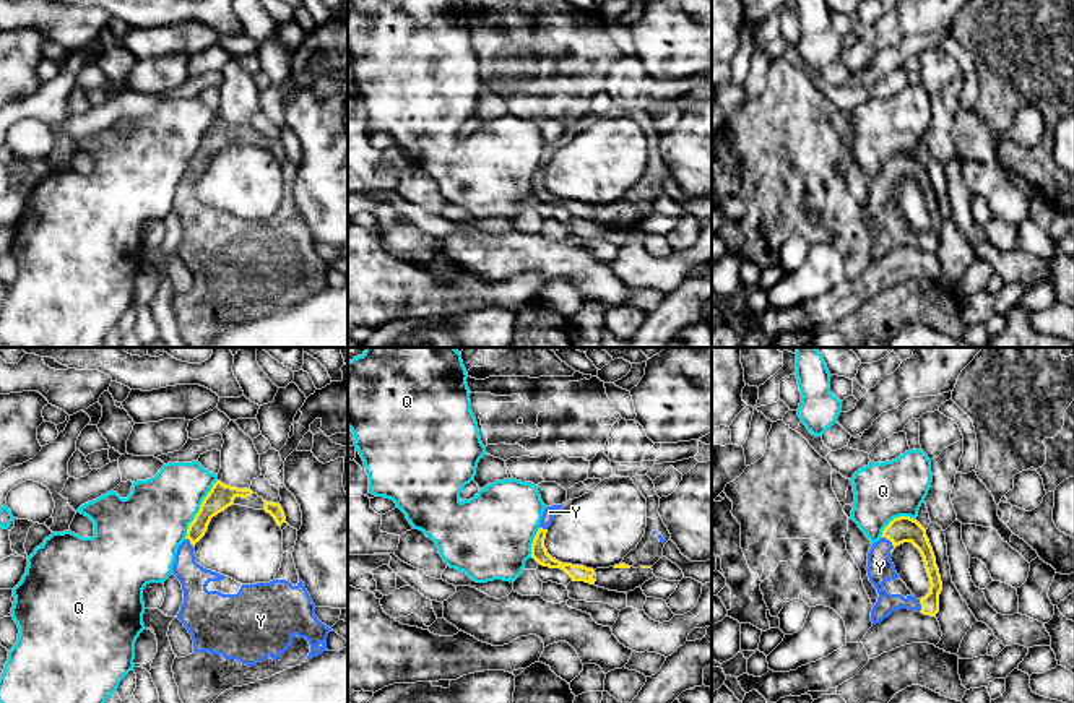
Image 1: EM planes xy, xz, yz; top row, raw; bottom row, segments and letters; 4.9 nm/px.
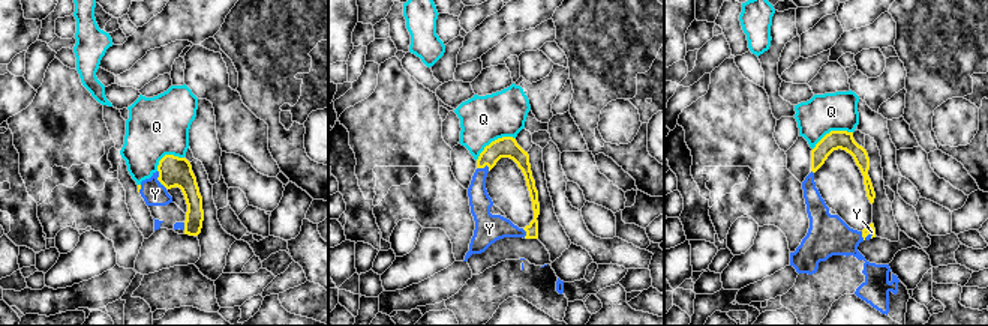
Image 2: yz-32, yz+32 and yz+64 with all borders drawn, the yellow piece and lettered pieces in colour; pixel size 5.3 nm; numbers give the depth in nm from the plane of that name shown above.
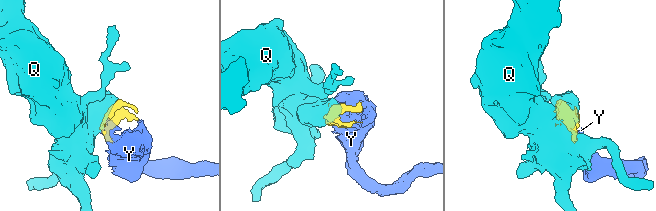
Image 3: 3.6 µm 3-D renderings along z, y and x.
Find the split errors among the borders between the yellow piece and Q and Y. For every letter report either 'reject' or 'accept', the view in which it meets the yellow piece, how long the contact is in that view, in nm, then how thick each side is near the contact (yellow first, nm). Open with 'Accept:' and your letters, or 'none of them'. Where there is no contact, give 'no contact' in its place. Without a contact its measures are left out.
Accept: Y
Q: reject; meets yellow in xy; contact 340 nm long; 120 nm thick on the yellow side, 360 nm on the other
Y: accept; meets yellow in yz; contact 110 nm long; 130 nm thick on the yellow side, 130 nm on the other

